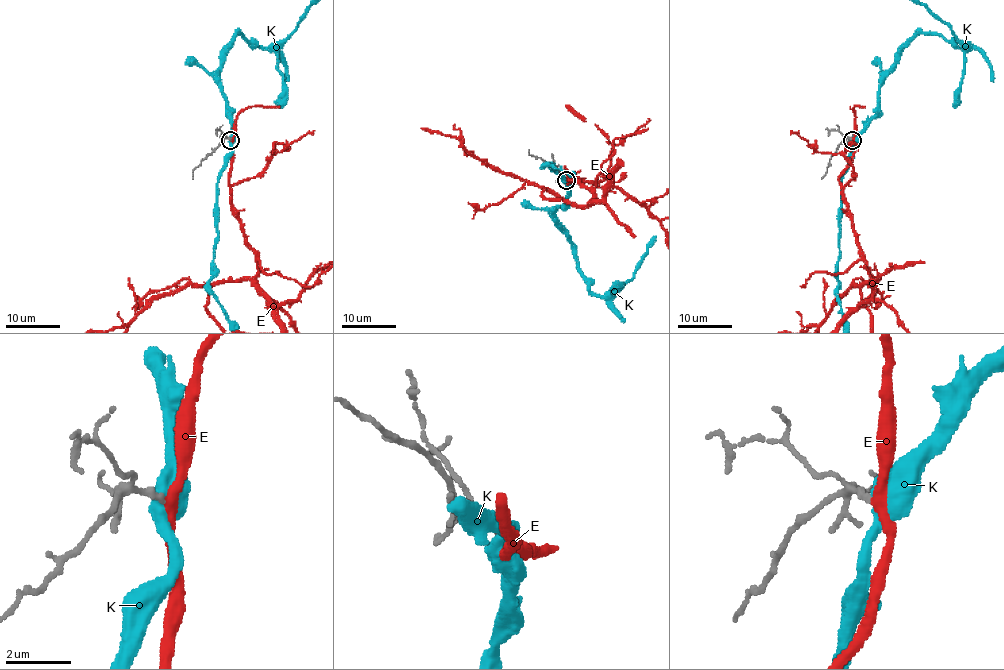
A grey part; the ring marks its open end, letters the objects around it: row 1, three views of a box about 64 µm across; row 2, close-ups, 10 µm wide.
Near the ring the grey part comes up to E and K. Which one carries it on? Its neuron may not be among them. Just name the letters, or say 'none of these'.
E

